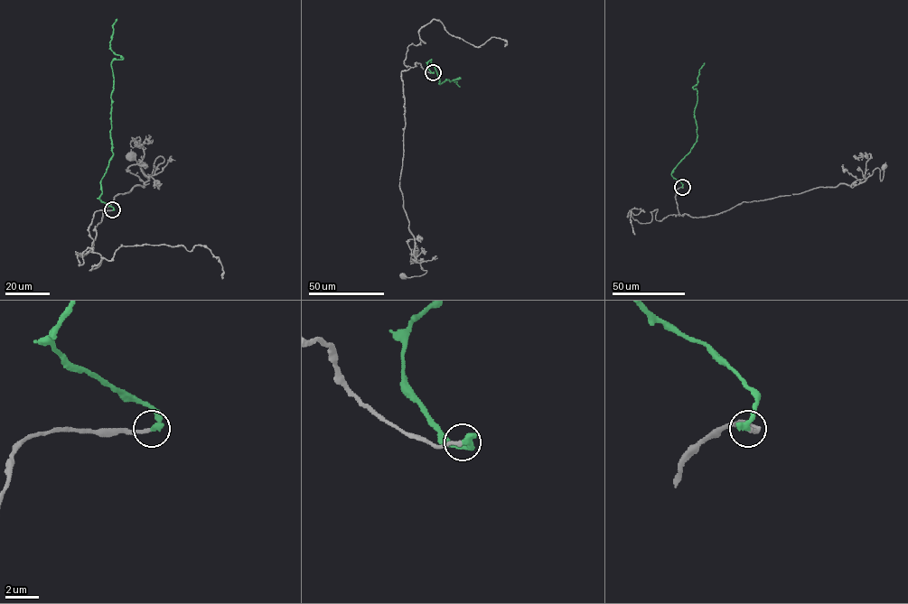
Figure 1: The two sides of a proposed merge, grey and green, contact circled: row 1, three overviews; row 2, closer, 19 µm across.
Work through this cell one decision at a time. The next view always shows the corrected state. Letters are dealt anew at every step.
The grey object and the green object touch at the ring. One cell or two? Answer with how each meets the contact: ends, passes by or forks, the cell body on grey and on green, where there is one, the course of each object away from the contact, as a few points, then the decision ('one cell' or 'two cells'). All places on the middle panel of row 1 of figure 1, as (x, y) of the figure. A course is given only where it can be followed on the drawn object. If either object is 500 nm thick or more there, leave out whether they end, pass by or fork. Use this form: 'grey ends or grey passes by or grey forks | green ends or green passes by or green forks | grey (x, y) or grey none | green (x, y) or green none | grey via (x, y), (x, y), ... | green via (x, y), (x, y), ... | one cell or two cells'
grey ends | green ends | grey (403, 275) | green none | grey via (433, 72), (416, 62), (400, 76), (406, 124), (399, 189), (414, 238), (414, 257), (426, 271), (403, 274) | green via (433, 72), (427, 66), (431, 59), (439, 78), (438, 83), (460, 78), (453, 80), (460, 87) | one cell

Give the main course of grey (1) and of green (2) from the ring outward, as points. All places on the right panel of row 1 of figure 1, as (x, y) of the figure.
1: (682, 188), (676, 192), (678, 214), (706, 217), (743, 202), (857, 185), (876, 168), (881, 181), (883, 167)
2: (682, 188), (682, 185), (671, 174), (697, 141), (694, 111), (697, 91), (693, 88), (705, 62)

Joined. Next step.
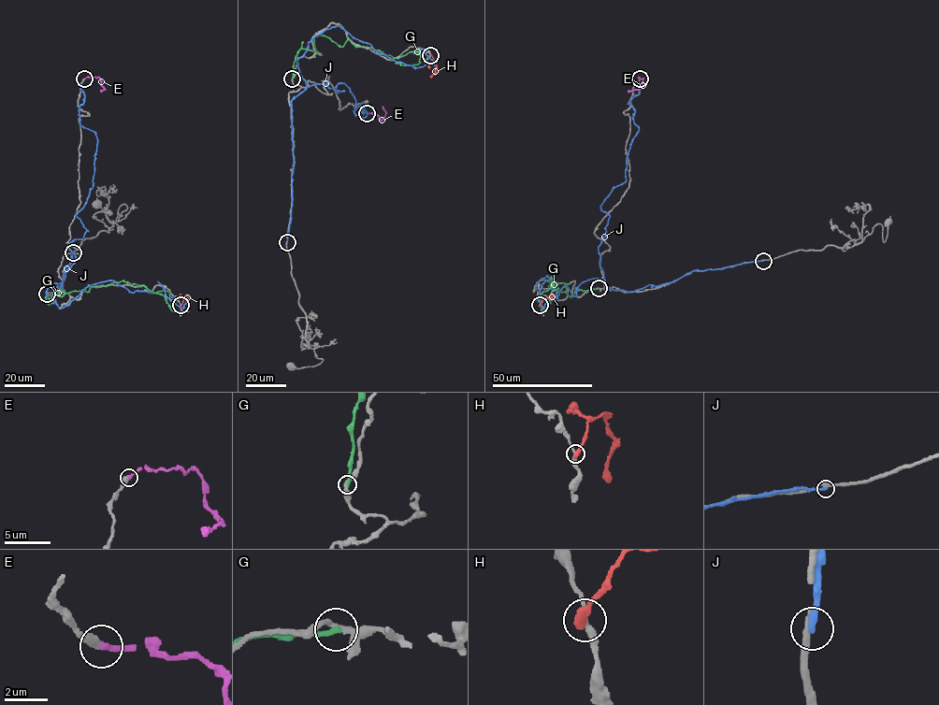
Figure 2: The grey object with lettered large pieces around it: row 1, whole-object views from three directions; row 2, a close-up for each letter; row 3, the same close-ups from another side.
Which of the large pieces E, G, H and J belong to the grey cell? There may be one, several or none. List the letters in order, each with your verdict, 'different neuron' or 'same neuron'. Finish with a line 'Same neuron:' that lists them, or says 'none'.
E: same neuron
G: different neuron
H: different neuron
J: different neuron
Same neuron: E

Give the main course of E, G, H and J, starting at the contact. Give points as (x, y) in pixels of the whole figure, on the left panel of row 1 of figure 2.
E: (84, 79), (99, 78), (104, 88), (100, 92)
G: (47, 294), (48, 303), (60, 290), (60, 296), (124, 280), (163, 294), (172, 309), (168, 292), (144, 290)
H: (180, 306), (187, 296), (187, 311)
J: (73, 253), (51, 294), (62, 289), (48, 287), (58, 307), (113, 280), (182, 297), (183, 307), (157, 280)

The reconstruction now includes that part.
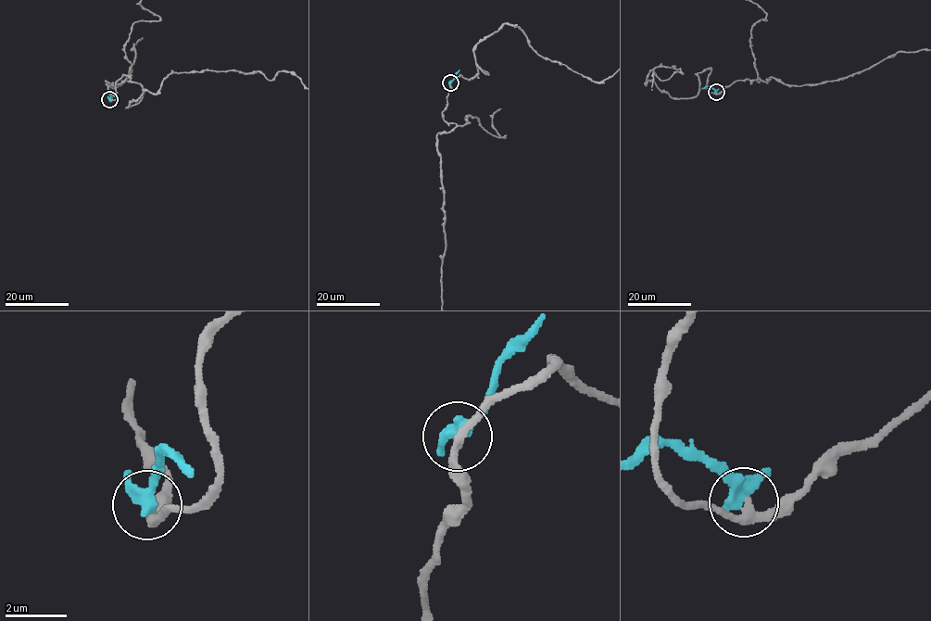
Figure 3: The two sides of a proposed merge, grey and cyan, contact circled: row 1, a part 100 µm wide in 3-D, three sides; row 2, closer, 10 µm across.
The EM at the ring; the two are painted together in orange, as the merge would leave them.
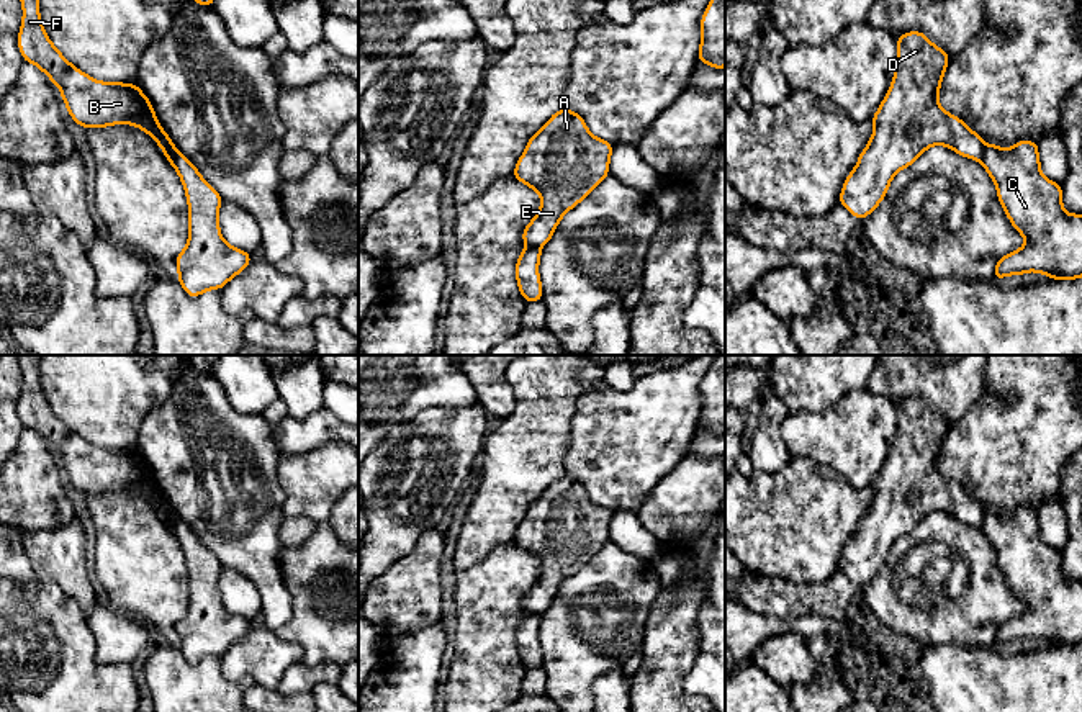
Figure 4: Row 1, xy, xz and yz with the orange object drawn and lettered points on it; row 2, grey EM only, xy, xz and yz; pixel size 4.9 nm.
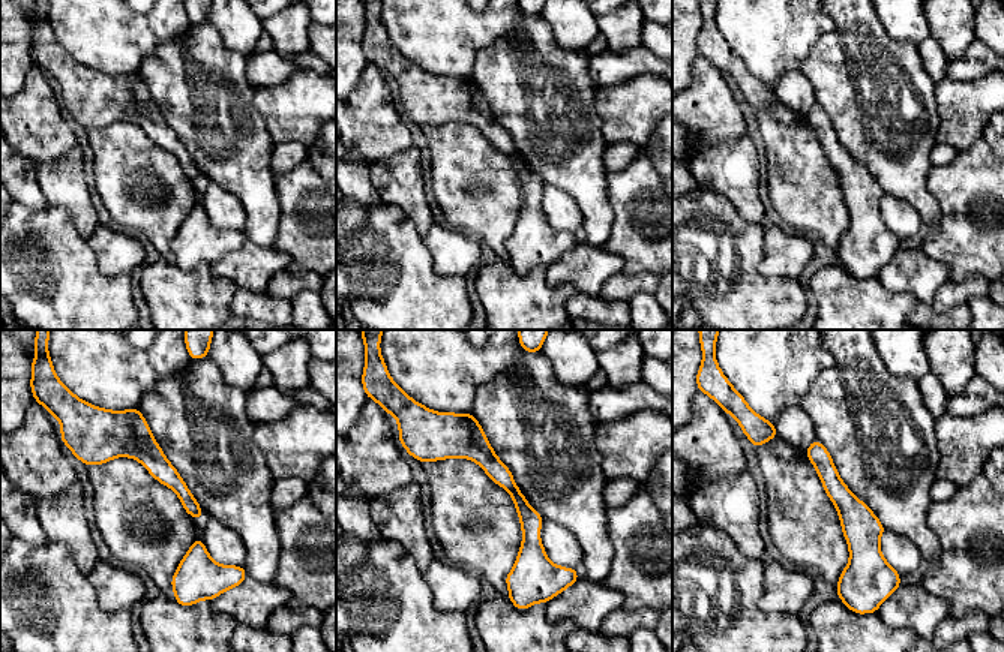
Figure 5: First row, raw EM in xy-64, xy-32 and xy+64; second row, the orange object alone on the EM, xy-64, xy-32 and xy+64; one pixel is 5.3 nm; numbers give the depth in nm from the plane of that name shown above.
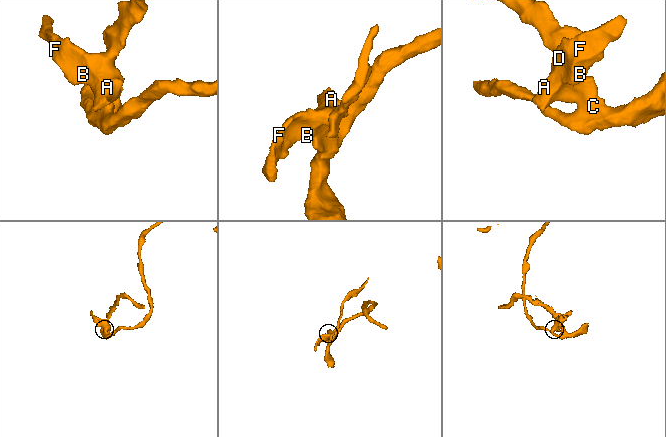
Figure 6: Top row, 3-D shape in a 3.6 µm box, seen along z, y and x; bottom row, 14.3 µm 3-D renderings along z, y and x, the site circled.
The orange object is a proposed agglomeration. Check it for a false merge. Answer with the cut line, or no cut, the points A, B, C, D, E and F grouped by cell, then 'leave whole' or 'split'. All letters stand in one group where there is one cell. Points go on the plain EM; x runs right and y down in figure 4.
yz (984, 511), (984, 519), (979, 526) | A B D E F / C | split

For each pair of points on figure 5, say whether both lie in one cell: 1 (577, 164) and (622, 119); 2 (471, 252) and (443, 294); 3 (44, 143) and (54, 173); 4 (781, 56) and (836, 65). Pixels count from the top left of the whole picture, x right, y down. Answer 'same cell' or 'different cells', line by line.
1: different cells
2: different cells
3: different cells
4: different cells

